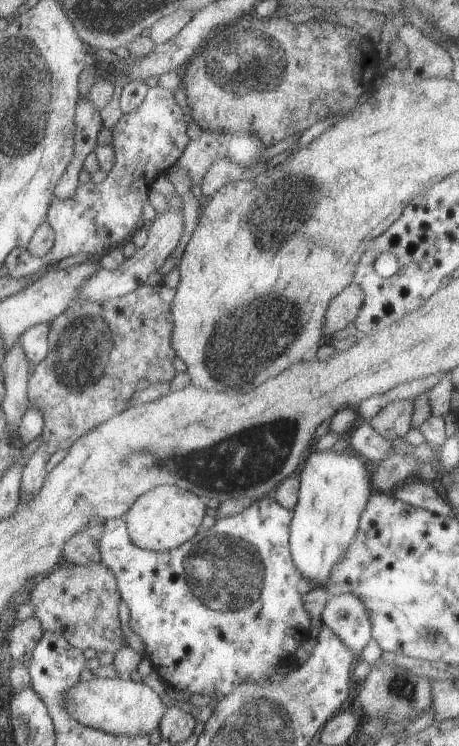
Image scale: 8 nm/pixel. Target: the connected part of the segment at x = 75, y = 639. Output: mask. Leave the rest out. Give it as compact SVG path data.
M61 562L48 576L35 581L29 604L34 606L36 612L33 616L40 620L44 631L56 632L58 636L66 638L70 646L81 651L92 648L97 653L112 652L115 654L114 668L118 677L129 678L130 674L136 672L143 656L130 647L122 646L118 613L123 600L116 584L110 568L101 562L93 562L90 566Z

